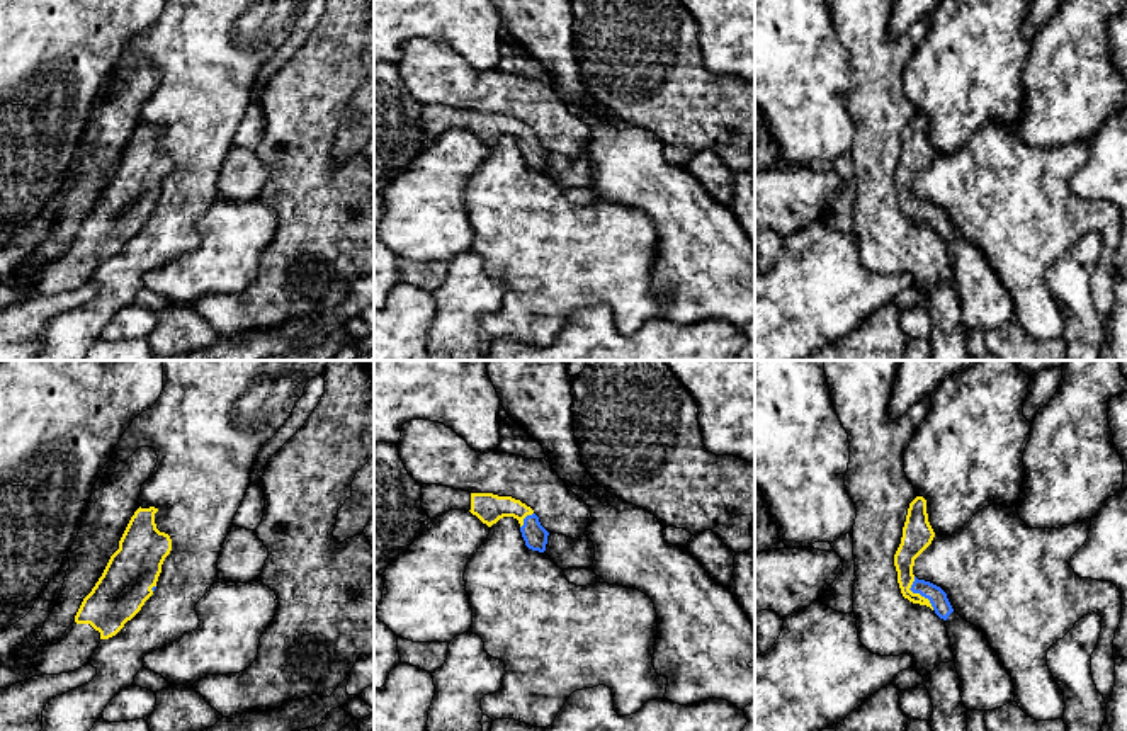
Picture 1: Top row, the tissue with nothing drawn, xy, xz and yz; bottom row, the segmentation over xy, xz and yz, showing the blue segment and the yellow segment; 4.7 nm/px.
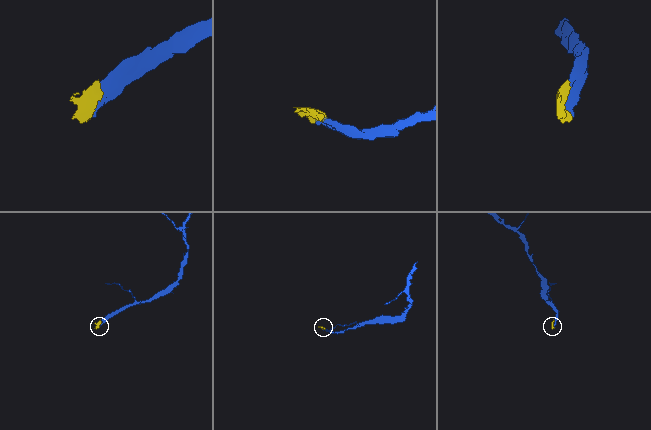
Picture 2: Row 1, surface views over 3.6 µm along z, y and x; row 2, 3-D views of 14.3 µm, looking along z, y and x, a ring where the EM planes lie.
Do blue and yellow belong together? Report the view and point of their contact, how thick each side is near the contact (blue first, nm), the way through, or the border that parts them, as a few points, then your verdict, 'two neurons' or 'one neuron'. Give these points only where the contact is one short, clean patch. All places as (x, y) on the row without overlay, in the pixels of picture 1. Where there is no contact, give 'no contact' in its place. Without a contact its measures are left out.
meets blue in yz at (918, 211); 90 nm thick on the blue side, 130 nm on the other; one neuron

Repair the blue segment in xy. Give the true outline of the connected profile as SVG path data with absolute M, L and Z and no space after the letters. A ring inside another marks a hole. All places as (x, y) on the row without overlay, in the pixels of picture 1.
M155 126L134 131L119 168L59 258L44 262L37 257L59 218L70 187L68 175L32 230L14 245L0 248L0 308L88 284L100 260L116 255L141 230L172 170L170 155L156 148L156 131Z

